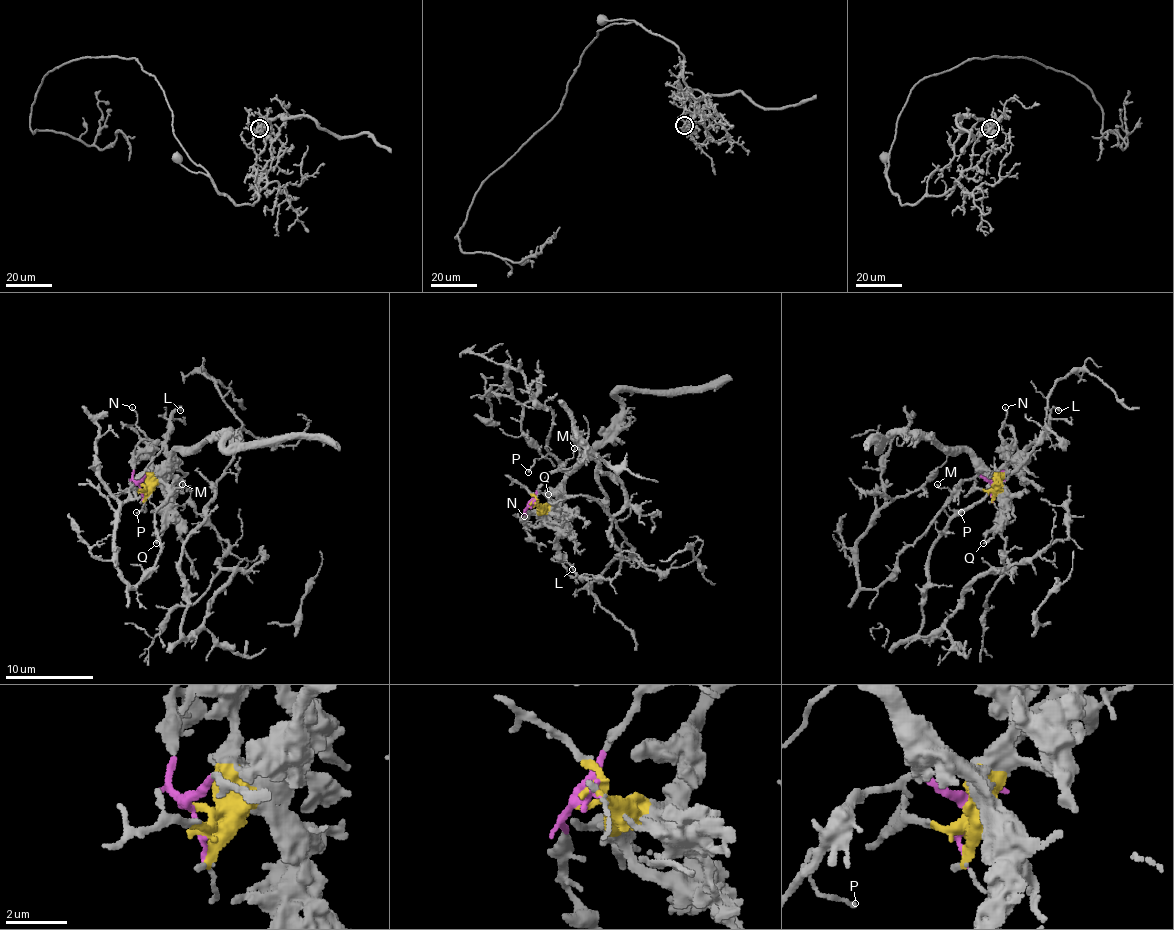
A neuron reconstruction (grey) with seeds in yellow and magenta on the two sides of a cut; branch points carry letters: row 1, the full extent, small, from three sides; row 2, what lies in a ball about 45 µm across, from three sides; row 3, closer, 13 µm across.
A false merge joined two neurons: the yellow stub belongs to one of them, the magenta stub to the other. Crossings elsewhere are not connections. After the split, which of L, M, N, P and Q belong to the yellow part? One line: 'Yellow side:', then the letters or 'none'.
Yellow side: L, N, Q

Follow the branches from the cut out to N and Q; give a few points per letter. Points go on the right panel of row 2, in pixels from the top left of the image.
N: (997, 484), (999, 468), (1005, 462), (1005, 442), (999, 429), (1003, 424), (1005, 407)
Q: (997, 484), (1001, 504), (999, 526), (983, 544)

